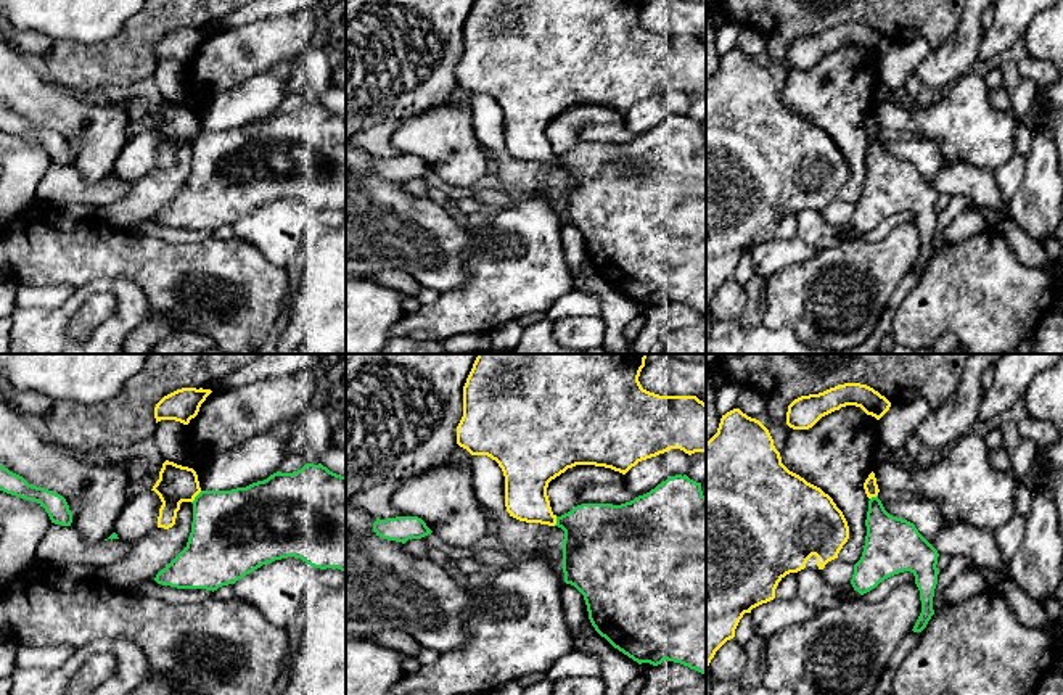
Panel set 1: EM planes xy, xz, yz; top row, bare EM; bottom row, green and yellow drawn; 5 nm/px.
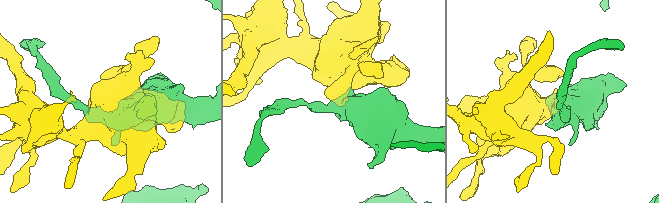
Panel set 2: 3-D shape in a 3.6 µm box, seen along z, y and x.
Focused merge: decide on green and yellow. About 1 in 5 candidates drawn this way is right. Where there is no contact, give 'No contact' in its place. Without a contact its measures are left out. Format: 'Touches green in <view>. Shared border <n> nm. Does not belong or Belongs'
Touches green in xy. Shared border 80 nm. Does not belong

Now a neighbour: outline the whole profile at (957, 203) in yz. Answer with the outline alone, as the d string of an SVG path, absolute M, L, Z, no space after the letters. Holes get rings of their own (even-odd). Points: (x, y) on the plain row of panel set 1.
M963 195L950 196L947 206L938 214L938 224L933 236L933 249L934 253L946 243L944 228L962 212L967 209L978 209L978 206Z

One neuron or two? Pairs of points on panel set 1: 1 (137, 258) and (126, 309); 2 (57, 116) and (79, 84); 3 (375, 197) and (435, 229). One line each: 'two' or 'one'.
1: two
2: two
3: one

